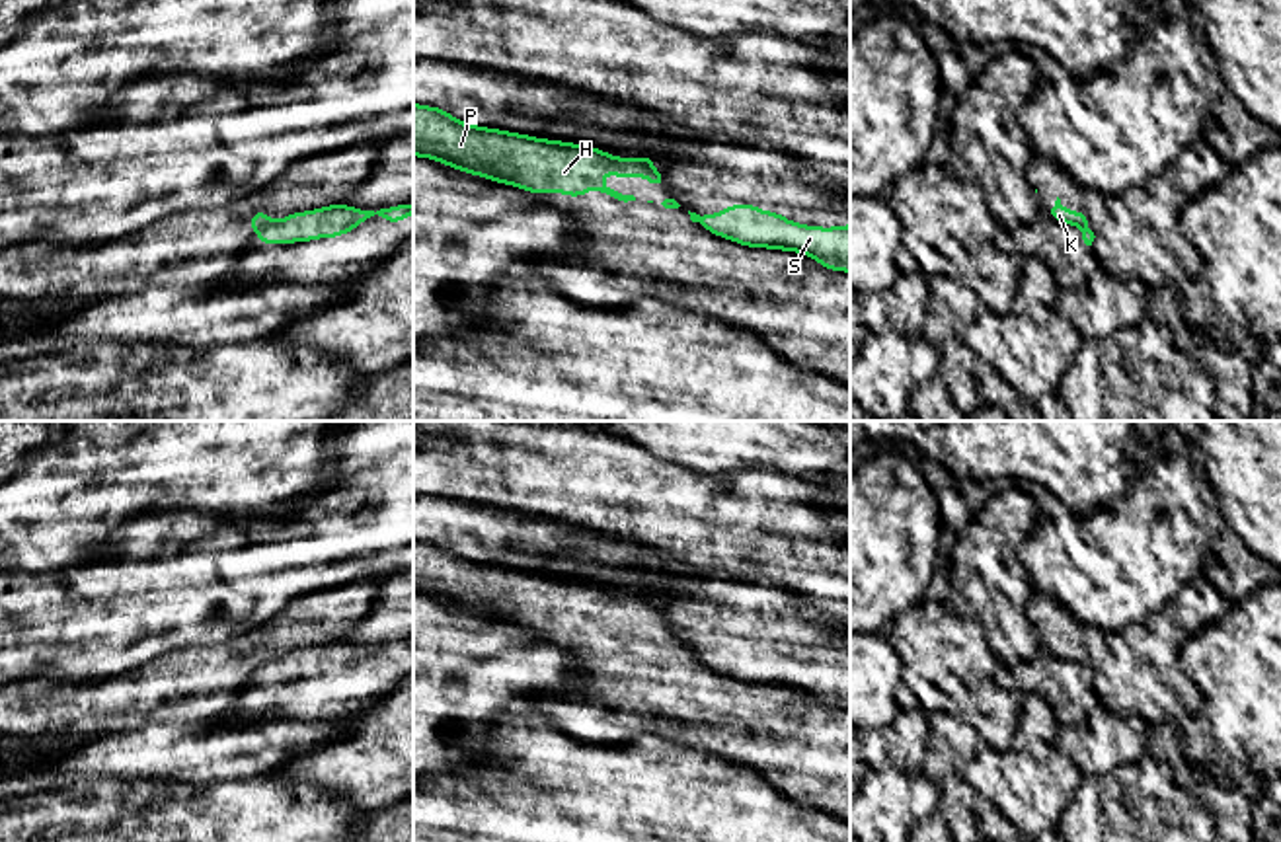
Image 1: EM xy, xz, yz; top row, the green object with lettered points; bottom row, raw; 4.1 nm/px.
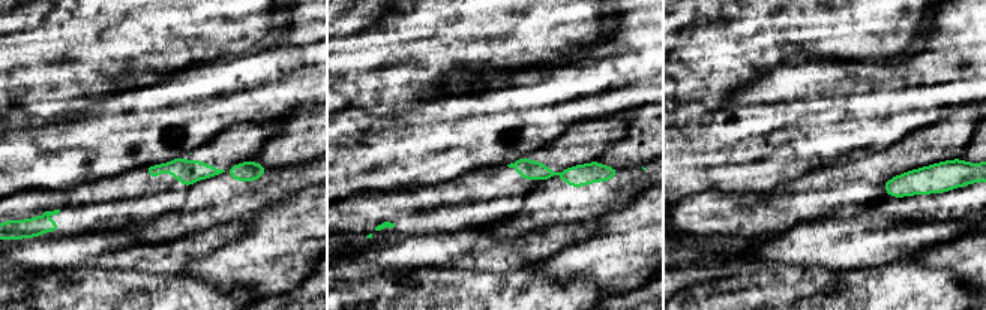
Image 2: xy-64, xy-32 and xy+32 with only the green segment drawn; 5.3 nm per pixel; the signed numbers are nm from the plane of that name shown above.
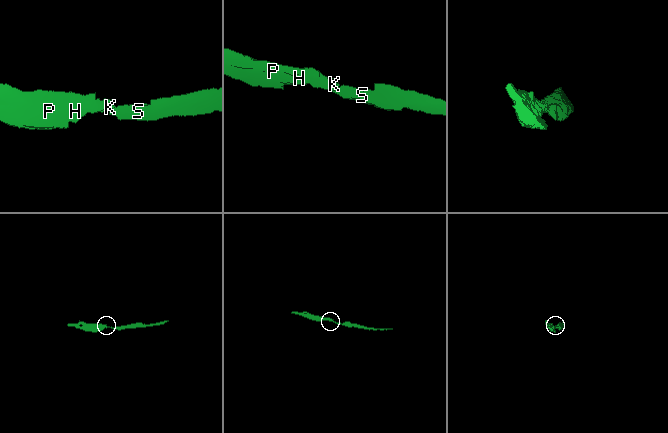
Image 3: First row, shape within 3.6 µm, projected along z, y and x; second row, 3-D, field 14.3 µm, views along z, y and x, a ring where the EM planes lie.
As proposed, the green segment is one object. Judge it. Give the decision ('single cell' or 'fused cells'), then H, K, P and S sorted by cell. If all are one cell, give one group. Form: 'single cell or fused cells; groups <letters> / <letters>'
fused cells; groups H K P / S

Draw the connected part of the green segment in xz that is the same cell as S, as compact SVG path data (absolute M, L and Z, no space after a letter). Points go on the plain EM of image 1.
M729 641L721 649L700 653L698 661L741 682L797 688L827 706L850 709L850 661L805 663L757 641Z

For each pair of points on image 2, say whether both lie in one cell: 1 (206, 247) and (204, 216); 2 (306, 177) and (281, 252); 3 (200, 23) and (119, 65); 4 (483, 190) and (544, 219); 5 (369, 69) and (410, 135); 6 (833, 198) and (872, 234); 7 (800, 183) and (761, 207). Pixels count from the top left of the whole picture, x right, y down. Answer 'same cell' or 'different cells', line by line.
1: different cells
2: different cells
3: same cell
4: different cells
5: different cells
6: different cells
7: same cell

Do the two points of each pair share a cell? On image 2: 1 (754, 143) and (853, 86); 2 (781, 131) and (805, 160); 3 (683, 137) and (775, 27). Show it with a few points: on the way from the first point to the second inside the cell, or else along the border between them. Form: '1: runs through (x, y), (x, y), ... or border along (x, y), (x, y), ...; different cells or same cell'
1: runs through (776, 117), (803, 87), (827, 86); same cell
2: border along (832, 143), (812, 153), (796, 152), (791, 165); different cells
3: border along (733, 96), (715, 107), (679, 107); different cells

